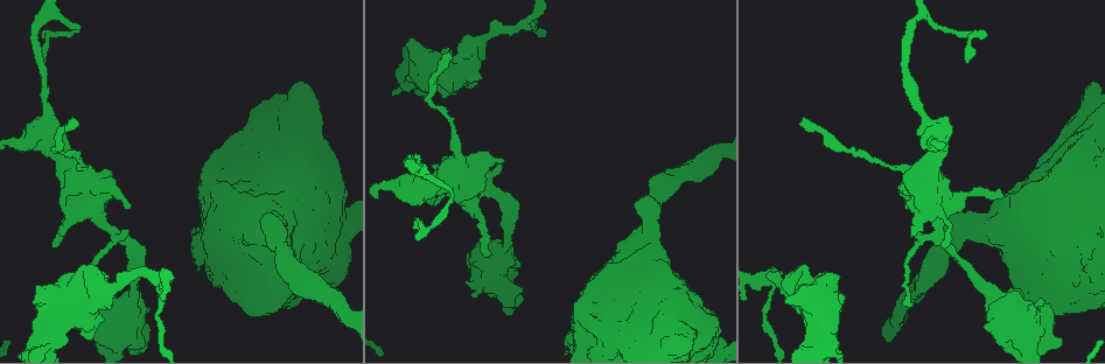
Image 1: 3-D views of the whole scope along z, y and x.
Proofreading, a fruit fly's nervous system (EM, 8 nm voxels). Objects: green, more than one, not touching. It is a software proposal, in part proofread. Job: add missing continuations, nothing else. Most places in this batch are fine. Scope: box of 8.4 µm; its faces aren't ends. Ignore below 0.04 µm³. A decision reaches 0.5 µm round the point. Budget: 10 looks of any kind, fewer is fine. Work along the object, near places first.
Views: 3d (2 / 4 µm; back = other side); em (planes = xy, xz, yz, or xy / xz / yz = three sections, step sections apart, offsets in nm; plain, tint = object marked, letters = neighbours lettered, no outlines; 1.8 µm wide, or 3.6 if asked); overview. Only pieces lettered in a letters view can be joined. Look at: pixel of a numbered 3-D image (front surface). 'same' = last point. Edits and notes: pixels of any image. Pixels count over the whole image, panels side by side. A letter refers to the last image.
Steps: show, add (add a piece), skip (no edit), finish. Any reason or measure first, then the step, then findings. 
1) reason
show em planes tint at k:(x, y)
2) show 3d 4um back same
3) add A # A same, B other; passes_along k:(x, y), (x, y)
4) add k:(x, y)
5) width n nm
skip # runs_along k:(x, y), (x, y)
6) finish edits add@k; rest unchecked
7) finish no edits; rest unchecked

thick end
show em yz step 16 tint at 1:(787, 301)

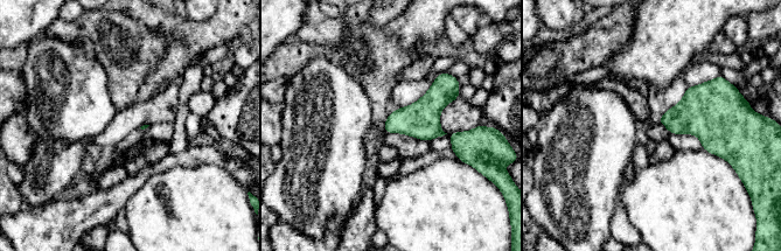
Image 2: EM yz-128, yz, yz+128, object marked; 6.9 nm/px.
what lies round it
show em yz step 16 letters same

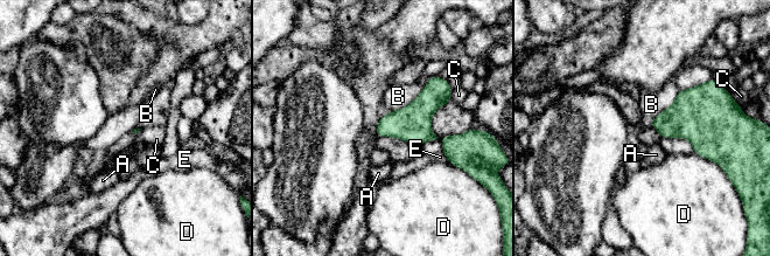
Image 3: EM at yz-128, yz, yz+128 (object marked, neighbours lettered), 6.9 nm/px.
skip # A other, B other, C other, D other, E other; border 3:(453, 89), (450, 99); no lettered piece goes on from it

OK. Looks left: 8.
long arm stops here
show em xy step 8 tint at 1:(804, 122)

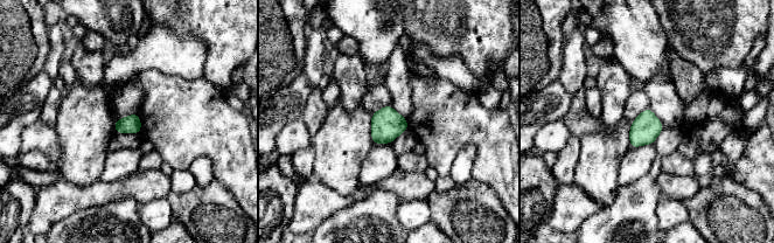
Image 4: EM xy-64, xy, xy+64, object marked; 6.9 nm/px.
cut it another way
show em planes letters same

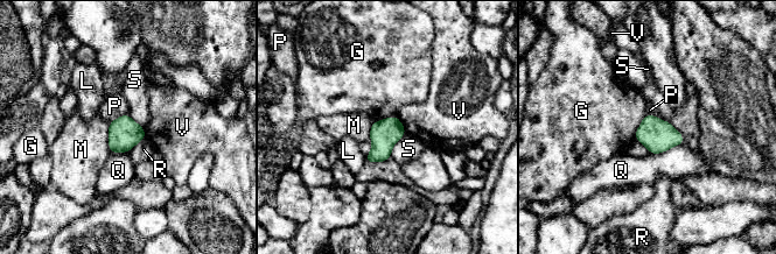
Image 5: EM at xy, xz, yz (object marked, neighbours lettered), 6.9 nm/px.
skip # G other, L other, M other, P other, Q other, R other, S other, V other; border 5:(647, 113), (634, 138); none of them fits

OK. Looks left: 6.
sudden change in width
show em 3.6um planes tint at 1:(457, 158)

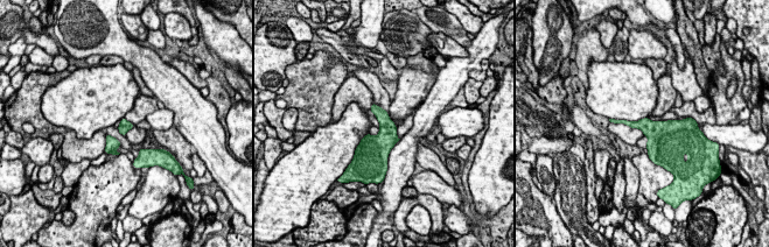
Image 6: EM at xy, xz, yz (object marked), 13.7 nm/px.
show em 3.6um planes letters same

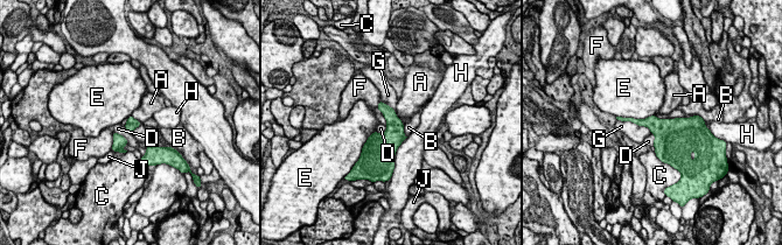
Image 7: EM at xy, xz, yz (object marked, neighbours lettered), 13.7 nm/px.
skip # A other, B other, C other, D other, E other, F other, G other, H other, J other; none of them fits

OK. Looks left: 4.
thin end
show em planes plain at 1:(967, 63)

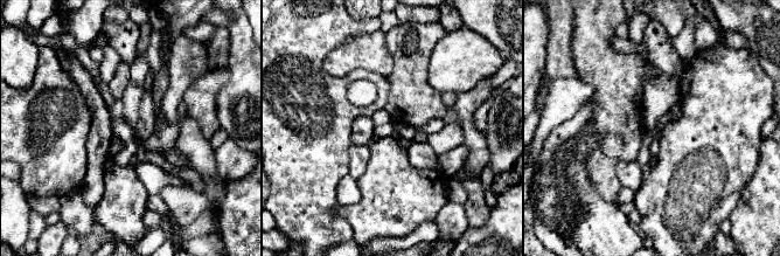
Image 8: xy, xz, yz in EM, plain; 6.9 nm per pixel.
see the neighbours
show em planes letters same

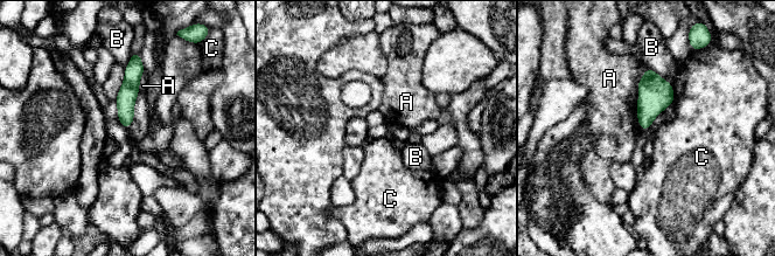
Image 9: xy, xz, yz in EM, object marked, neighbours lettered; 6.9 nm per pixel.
skip # A other, B other, C other; none of them fits

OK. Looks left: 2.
finish no edits; rest unchecked

